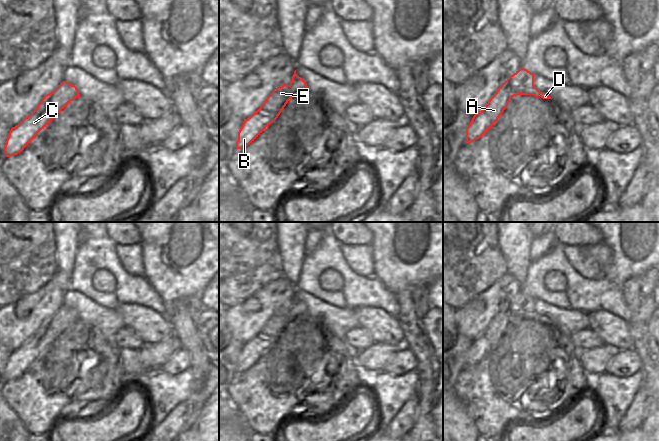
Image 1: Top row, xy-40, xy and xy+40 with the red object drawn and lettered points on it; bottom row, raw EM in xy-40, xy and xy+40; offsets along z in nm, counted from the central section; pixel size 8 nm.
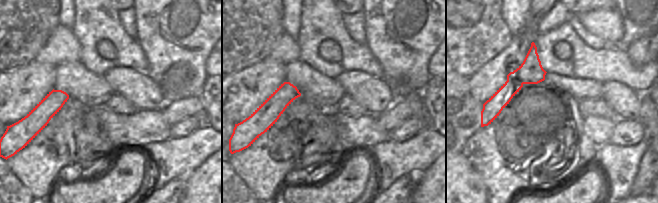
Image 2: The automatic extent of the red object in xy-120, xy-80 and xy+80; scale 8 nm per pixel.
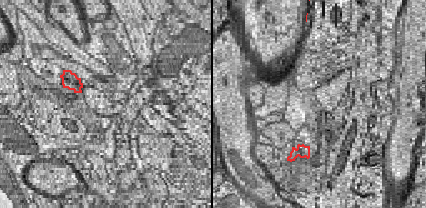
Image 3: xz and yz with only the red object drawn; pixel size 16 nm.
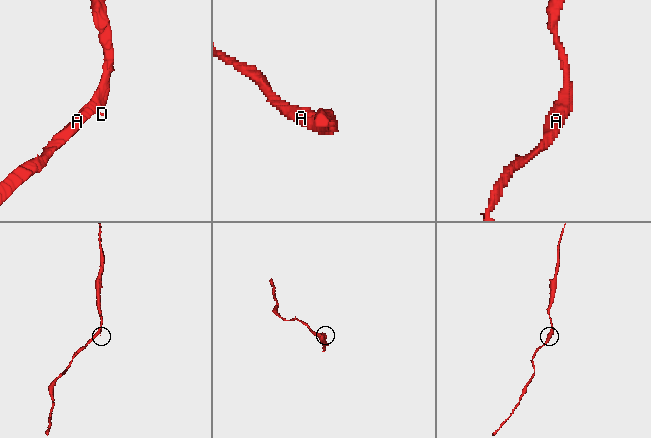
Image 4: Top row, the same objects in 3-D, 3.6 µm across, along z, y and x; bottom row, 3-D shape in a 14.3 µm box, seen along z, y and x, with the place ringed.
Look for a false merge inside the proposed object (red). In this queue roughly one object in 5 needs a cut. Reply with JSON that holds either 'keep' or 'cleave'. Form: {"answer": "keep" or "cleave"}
{"answer": "keep"}

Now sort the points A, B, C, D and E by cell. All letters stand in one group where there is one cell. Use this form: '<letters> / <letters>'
A B C D E

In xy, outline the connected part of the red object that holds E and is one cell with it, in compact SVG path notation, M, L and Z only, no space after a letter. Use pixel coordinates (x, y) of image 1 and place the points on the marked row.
M296 74L292 76L289 85L283 83L274 89L262 103L260 108L250 115L238 132L236 149L241 149L252 143L271 123L273 123L286 104L300 91L308 91L306 82Z

